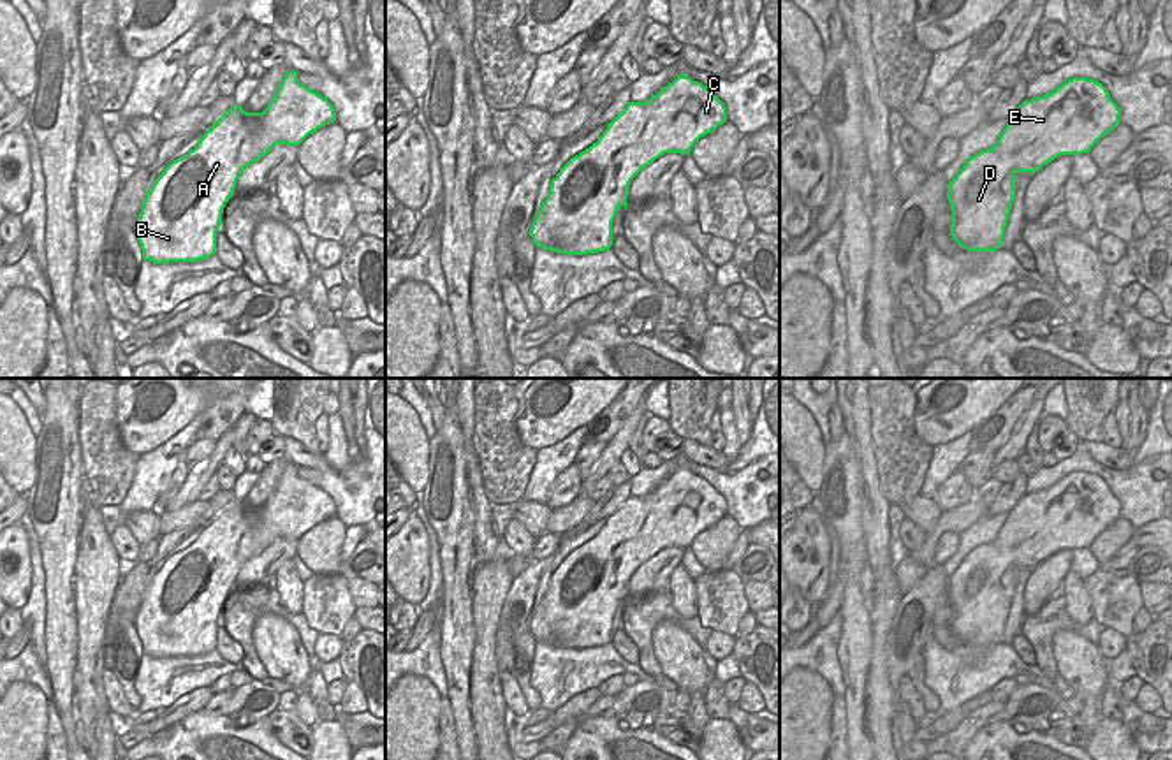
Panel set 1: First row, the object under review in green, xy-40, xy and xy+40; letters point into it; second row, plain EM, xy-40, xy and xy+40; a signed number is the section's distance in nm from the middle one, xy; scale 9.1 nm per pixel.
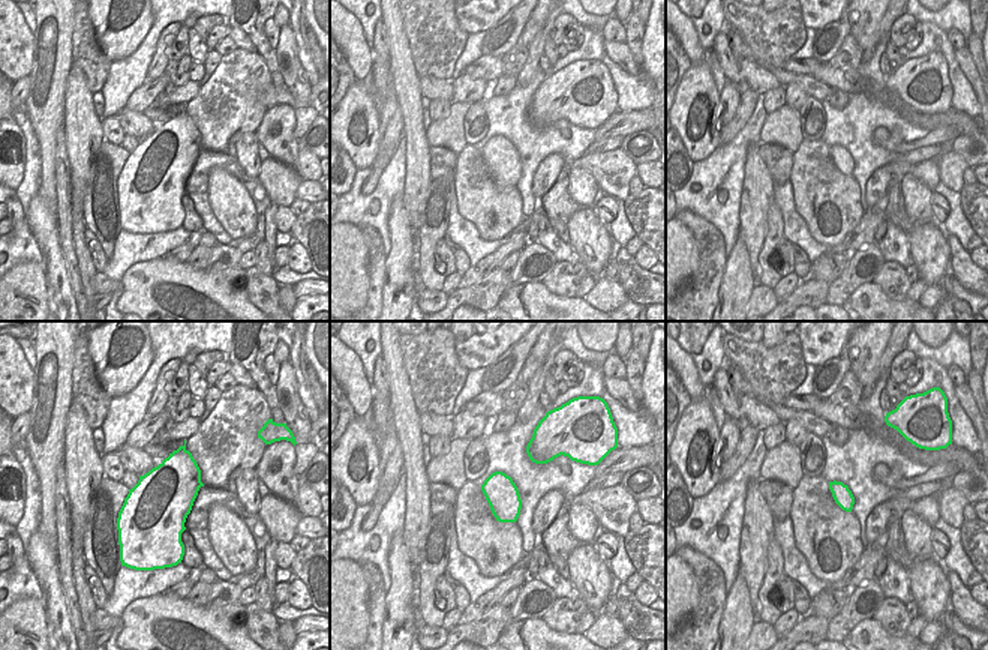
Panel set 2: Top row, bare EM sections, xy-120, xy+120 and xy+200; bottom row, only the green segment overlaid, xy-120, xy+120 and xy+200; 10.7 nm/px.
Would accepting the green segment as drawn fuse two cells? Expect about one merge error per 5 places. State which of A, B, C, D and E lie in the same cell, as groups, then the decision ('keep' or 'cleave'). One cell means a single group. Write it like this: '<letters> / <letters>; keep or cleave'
A B C D E; keep

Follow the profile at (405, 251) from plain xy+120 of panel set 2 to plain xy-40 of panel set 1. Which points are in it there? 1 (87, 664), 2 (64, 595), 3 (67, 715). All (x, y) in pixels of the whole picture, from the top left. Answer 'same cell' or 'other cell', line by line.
1: other cell
2: same cell
3: same cell

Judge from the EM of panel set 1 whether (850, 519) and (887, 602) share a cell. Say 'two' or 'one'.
two

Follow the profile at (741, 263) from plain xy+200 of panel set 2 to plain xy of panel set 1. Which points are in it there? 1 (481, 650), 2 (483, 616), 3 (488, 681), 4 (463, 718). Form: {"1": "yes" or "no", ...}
{"1": "no", "2": "no", "3": "no", "4": "yes"}

